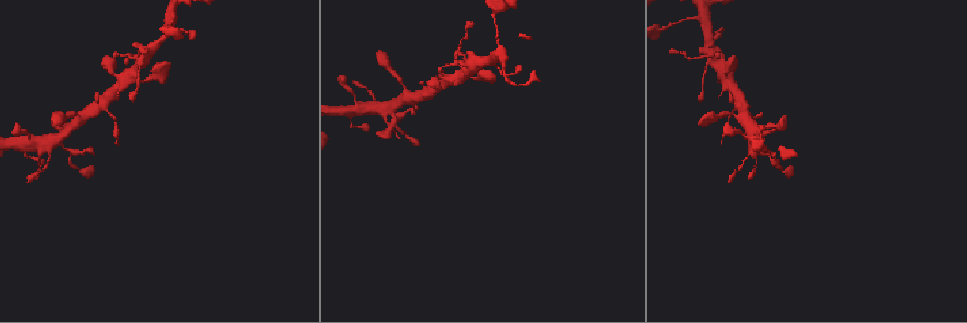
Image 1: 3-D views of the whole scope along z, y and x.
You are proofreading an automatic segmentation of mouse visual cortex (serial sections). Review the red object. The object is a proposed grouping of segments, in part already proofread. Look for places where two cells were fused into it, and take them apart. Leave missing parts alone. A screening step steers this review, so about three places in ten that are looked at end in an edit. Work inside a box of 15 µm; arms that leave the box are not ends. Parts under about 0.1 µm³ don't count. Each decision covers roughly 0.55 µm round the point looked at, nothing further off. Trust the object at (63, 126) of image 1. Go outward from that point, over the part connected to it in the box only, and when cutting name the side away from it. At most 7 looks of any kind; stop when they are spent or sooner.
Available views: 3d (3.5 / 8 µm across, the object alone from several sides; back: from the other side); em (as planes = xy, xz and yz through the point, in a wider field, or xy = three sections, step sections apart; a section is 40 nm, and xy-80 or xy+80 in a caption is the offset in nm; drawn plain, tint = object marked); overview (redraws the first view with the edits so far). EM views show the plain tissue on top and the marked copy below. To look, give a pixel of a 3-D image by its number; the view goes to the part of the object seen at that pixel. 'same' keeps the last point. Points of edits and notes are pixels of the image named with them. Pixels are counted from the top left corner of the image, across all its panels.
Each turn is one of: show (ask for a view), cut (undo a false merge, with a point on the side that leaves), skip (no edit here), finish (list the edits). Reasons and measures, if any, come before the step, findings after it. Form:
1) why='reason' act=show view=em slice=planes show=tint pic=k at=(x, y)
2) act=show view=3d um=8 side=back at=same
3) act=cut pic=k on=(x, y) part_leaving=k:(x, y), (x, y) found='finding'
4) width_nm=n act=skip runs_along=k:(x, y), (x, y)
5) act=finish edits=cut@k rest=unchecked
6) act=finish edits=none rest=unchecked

why='thick turns thin' act=show view=3d um=3.5 pic=1 at=(66, 148)

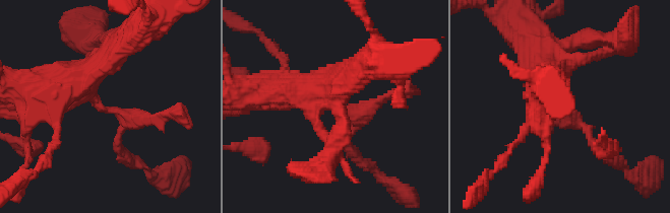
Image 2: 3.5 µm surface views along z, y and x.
why='need the tissue' act=show view=em slice=planes show=tint pic=2 at=(111, 108)

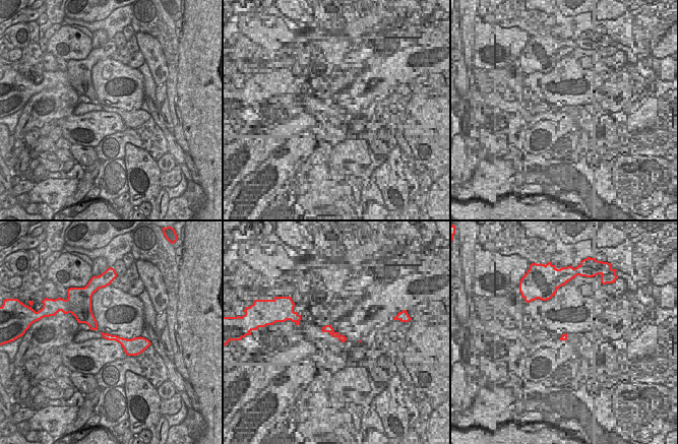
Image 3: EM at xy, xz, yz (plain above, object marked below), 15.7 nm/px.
act=skip runs_along=2:(545, 65), (558, 105), (600, 149) found='all the same cell'

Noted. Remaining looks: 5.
why='four or more arms meet' act=show view=3d um=3.5 pic=1 at=(133, 81)

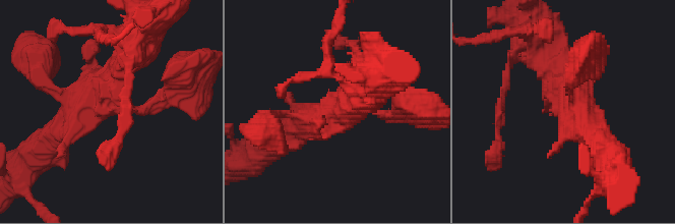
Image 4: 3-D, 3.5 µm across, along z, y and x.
act=show view=em slice=xy step=3 show=tint pic=4 at=(561, 103)

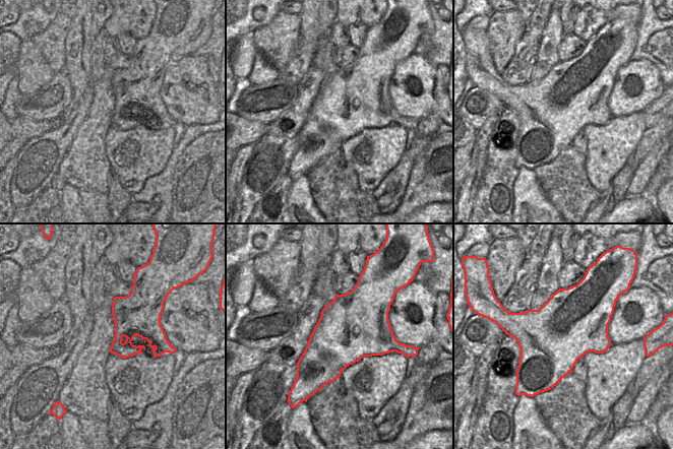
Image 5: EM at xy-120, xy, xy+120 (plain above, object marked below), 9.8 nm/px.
act=skip runs_along=4:(57, 134), (116, 75), (141, 38) found='continuous, no second cell'

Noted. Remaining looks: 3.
why='thick turns thin' act=show view=3d um=3.5 pic=1 at=(706, 15)

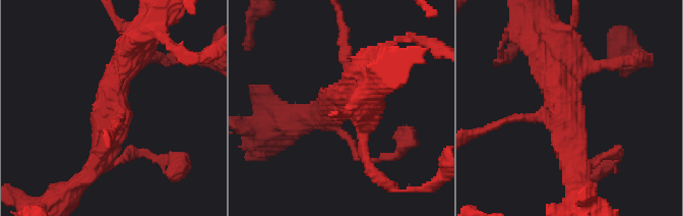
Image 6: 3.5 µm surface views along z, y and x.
arms=3 arm_widths_nm=150,300,350 why='now the EM' act=show view=em slice=xy step=2 show=tint pic=6 at=(338, 106)

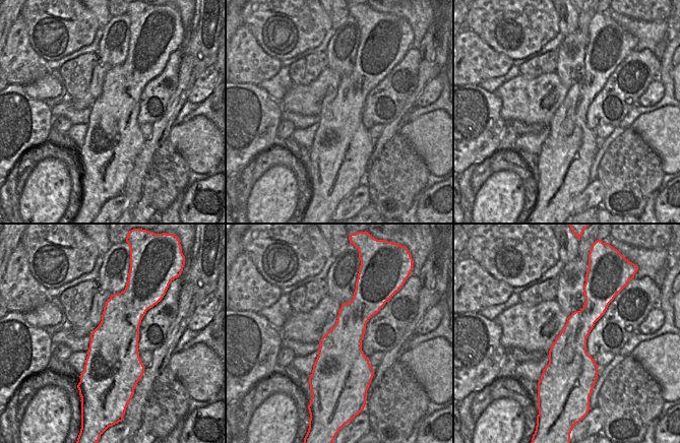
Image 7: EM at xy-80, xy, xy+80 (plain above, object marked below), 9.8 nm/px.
act=skip runs_along=6:(94, 168), (115, 77), (134, 62) found='one cell here'

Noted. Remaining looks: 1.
act=finish edits=none rest=unchecked

